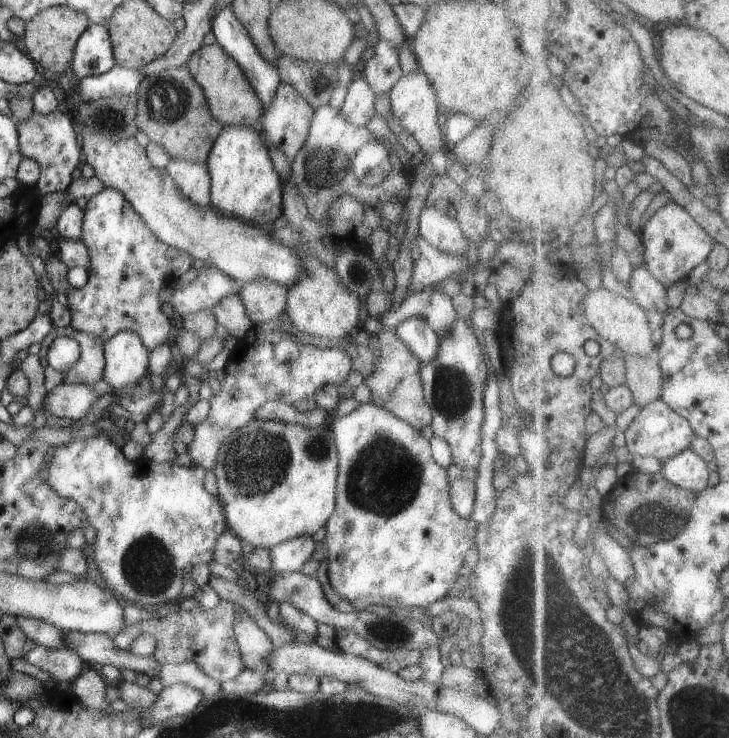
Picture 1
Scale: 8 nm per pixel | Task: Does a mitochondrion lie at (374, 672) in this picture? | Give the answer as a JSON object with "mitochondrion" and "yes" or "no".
{"mitochondrion":"no"}

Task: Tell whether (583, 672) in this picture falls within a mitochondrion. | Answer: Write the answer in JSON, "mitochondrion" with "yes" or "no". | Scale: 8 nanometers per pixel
{"mitochondrion":"yes"}

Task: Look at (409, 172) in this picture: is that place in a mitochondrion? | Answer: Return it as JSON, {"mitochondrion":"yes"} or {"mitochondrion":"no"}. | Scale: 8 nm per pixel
{"mitochondrion":"no"}

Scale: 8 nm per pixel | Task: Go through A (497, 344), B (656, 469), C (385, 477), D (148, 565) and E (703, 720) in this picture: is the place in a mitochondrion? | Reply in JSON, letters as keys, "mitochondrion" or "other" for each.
{"A":"other","B":"other","C":"mitochondrion","D":"mitochondrion","E":"mitochondrion"}

